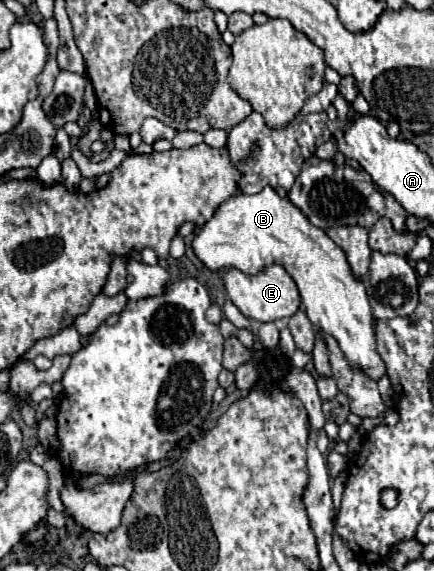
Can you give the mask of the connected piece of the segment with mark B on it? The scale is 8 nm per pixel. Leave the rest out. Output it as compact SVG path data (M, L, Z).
M264 187L258 195L236 193L226 203L220 203L218 211L196 231L192 249L210 271L234 267L256 275L272 263L282 265L300 289L306 317L338 341L348 365L374 381L386 373L386 365L376 349L374 317L364 281L352 273L346 253L326 231L314 227L300 207L282 199L272 187Z

